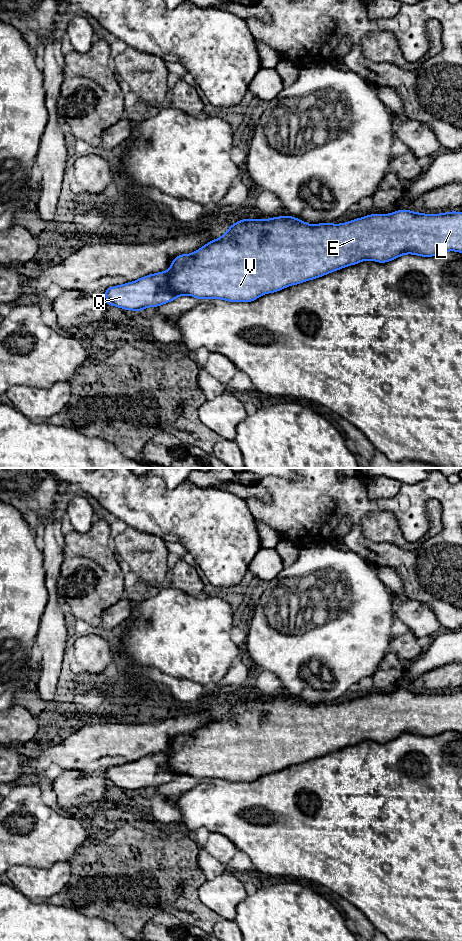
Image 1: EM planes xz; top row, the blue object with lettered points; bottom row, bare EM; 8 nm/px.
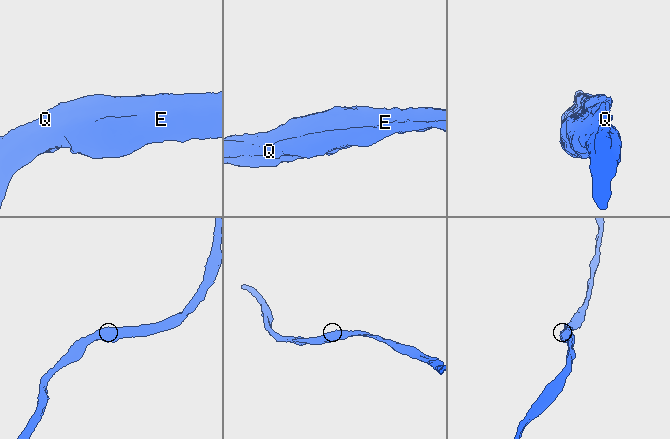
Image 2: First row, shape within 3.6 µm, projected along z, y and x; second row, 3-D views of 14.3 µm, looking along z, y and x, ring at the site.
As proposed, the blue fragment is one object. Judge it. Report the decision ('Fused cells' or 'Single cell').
Single cell

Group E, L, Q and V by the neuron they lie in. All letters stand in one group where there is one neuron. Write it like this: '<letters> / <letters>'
E L Q V

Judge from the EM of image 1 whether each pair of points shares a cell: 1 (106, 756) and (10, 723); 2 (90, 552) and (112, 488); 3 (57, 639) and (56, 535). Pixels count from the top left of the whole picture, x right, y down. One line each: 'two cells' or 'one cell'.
1: two cells
2: two cells
3: one cell

